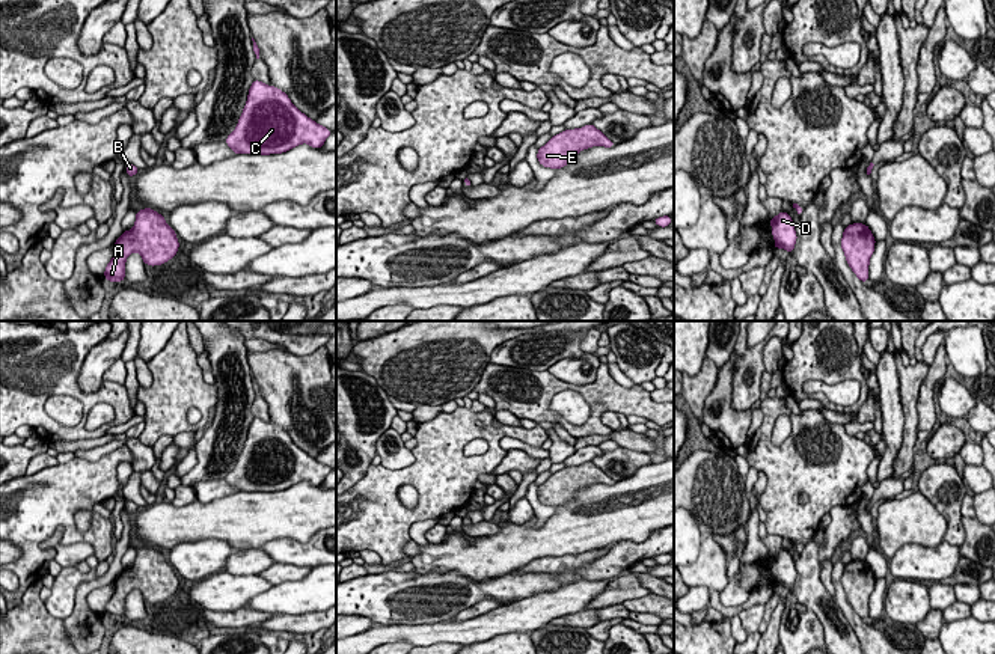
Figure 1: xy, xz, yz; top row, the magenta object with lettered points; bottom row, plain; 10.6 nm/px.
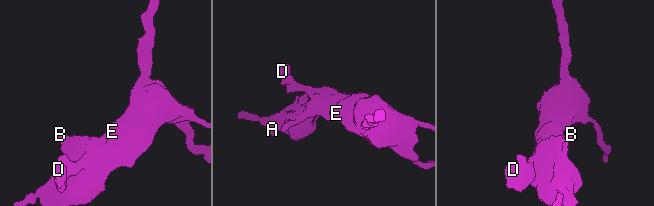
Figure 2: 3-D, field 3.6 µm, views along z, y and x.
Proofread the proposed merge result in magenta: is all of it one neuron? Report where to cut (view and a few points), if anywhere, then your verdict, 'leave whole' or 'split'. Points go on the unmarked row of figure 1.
cut none; leave whole

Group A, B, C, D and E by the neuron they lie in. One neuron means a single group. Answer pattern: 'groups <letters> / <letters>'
groups A B C D E

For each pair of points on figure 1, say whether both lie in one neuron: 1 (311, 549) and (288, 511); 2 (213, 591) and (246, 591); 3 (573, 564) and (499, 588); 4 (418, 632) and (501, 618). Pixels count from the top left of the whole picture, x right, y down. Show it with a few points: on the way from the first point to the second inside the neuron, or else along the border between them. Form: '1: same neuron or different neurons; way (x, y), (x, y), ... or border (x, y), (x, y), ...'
1: different neurons; border (320, 529), (305, 541), (270, 541)
2: same neuron; way (220, 591), (238, 591)
3: different neurons; border (578, 568), (558, 574), (513, 574)
4: same neuron; way (439, 632), (480, 629)

